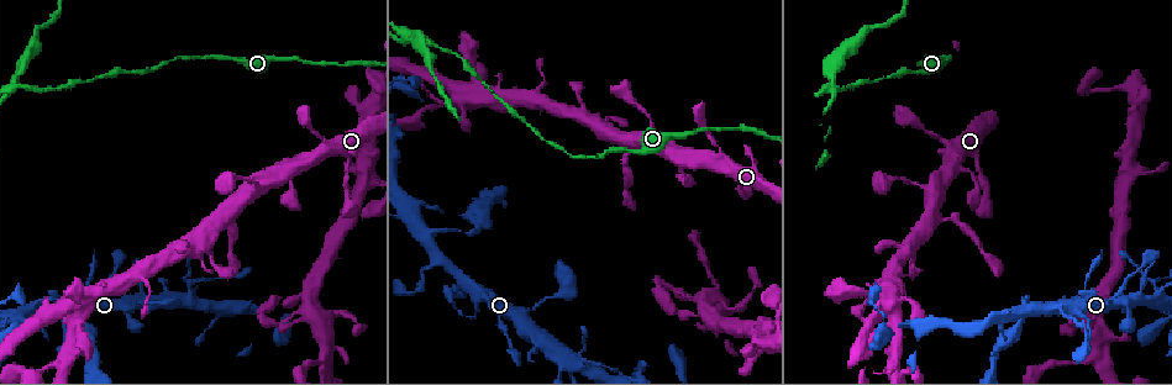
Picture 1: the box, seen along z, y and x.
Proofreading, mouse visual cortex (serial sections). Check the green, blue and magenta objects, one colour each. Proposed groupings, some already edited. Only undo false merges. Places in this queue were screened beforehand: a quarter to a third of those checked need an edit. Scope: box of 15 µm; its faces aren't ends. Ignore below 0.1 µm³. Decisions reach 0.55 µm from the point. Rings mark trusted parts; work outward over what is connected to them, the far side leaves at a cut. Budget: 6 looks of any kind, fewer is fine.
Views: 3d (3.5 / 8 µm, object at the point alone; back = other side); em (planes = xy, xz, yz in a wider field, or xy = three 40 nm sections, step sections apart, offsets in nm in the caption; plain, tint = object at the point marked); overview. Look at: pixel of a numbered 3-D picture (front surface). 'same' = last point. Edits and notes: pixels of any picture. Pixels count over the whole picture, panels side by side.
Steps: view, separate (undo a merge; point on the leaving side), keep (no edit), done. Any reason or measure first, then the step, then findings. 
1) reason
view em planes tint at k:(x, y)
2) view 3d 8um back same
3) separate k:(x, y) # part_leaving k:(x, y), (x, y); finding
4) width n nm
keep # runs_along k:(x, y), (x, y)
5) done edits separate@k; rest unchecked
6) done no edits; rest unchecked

sharp bend
view 3d 3.5um at 1:(457, 229)

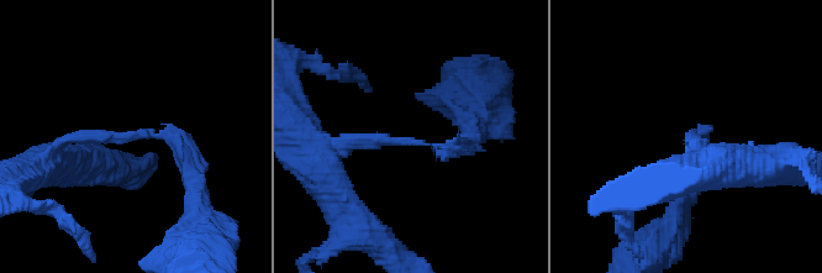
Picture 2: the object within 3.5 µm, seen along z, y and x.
view em xy step 1 tint at 2:(150, 136)

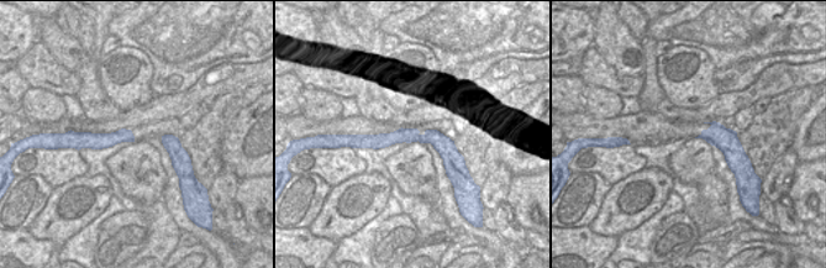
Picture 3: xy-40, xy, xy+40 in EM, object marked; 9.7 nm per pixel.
width 160 nm
separate 2:(185, 161) # part_leaving 2:(154, 135), (180, 146), (207, 226); two cells meet here

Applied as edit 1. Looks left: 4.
view overview

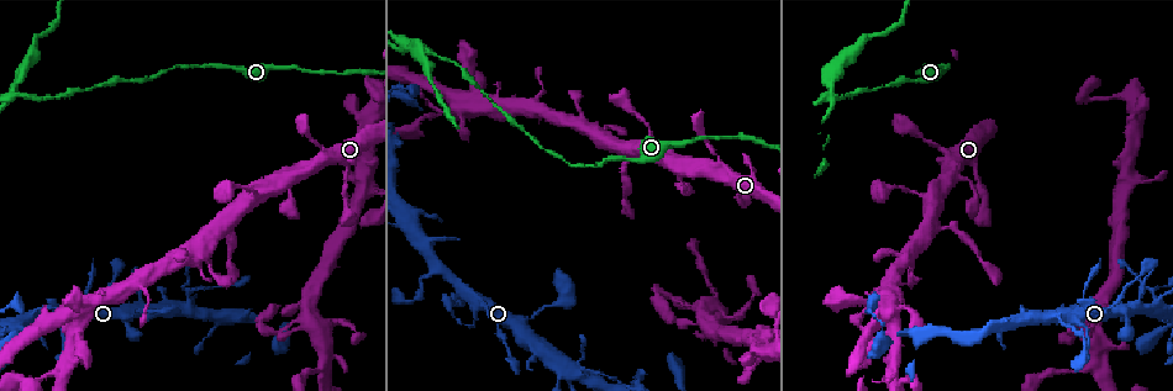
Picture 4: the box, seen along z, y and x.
sharp bend
view 3d 8um at 4:(76, 319)

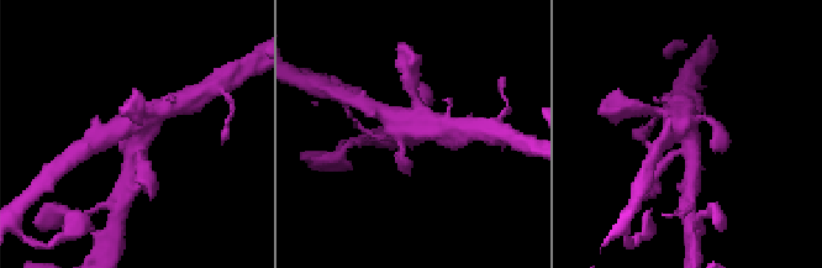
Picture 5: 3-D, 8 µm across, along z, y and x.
need the tissue
view em xy step 5 tint at 5:(137, 132)

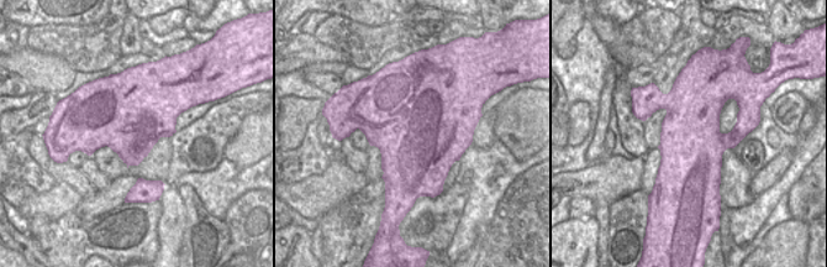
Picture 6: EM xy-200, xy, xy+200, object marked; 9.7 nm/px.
keep # runs_along 5:(168, 108), (106, 136); continuous, no second cell

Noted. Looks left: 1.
done edits separate@2; rest unchecked

